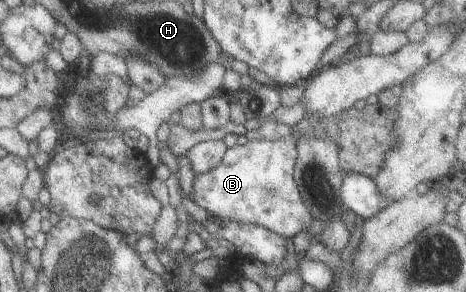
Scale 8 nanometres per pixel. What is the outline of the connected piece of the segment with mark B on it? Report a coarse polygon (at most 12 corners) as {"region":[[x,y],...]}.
{"region":[[295,139],[227,148],[193,176],[216,219],[285,239],[312,218],[293,177]]}

